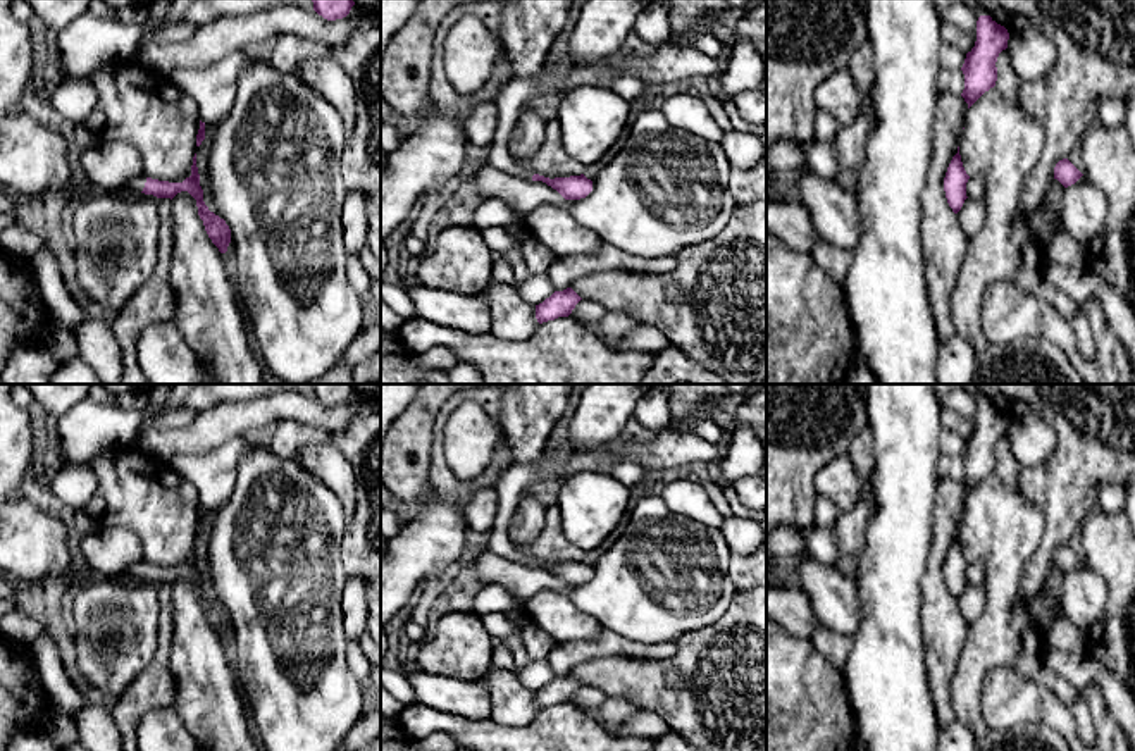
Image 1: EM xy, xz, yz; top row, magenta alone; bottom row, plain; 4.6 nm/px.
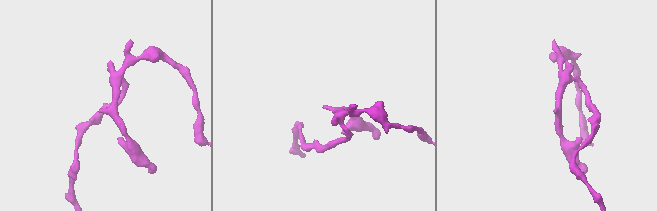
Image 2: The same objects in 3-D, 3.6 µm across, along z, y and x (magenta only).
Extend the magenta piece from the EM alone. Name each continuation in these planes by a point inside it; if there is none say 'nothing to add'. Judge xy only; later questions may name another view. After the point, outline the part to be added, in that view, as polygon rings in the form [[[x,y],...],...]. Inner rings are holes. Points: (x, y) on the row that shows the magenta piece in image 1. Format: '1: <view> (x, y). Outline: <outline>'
1: xy (136, 185). Outline: [[[146,176],[133,179],[133,181],[127,181],[122,186],[124,186],[124,191],[127,191],[127,193],[141,193],[143,188],[145,188],[145,183],[146,183]]]

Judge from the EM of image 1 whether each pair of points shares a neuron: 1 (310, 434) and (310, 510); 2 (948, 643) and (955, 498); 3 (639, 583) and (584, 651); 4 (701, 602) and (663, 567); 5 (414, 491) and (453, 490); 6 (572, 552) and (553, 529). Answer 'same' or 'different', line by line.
1: different
2: same
3: different
4: same
5: different
6: same

